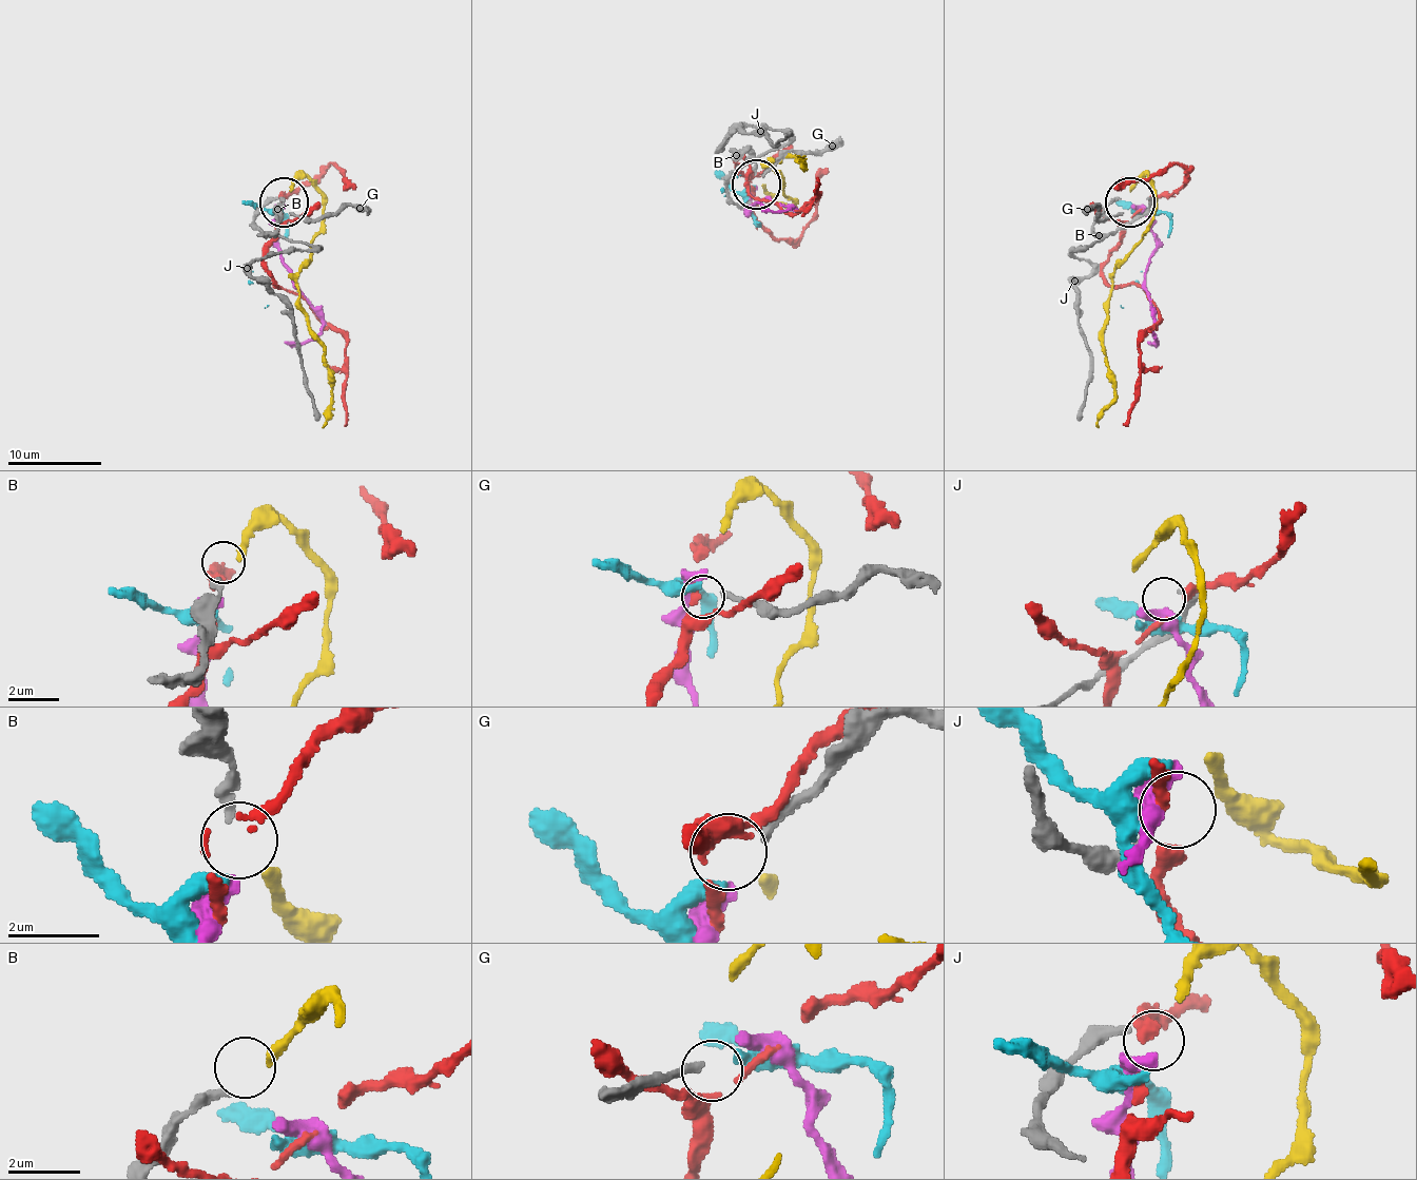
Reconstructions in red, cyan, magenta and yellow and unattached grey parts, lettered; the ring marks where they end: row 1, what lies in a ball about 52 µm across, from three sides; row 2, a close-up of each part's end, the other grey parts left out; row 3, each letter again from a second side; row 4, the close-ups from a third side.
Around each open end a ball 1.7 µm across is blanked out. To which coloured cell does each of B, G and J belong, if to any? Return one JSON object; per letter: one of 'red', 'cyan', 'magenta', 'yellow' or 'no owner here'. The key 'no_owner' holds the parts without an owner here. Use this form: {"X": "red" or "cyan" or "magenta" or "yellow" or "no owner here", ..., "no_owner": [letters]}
{"B": "yellow", "G": "cyan", "J": "no owner here", "no_owner": ["J"]}

